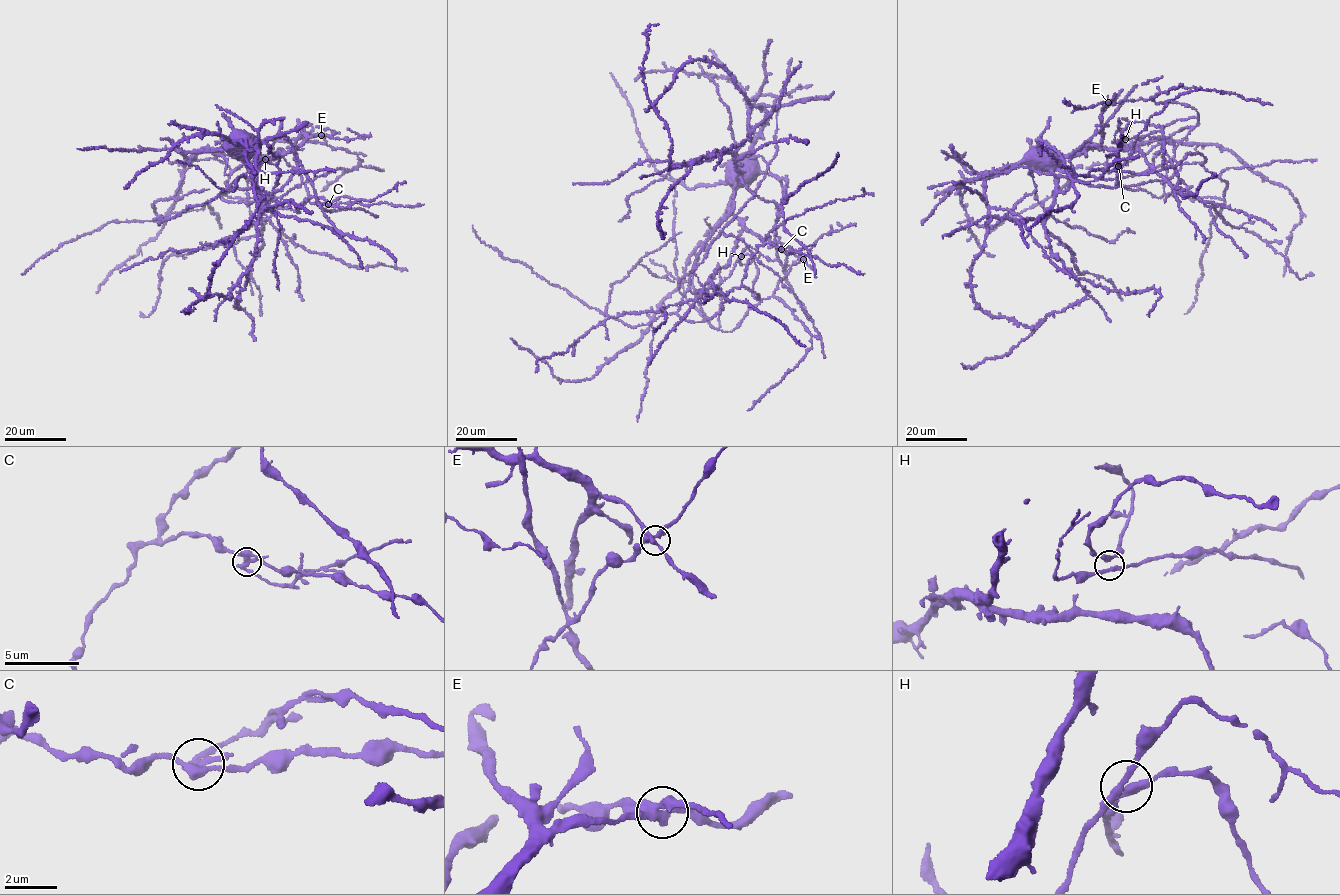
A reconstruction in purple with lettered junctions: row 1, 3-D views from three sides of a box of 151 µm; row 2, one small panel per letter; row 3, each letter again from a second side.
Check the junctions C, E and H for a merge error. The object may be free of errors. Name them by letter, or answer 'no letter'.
C

